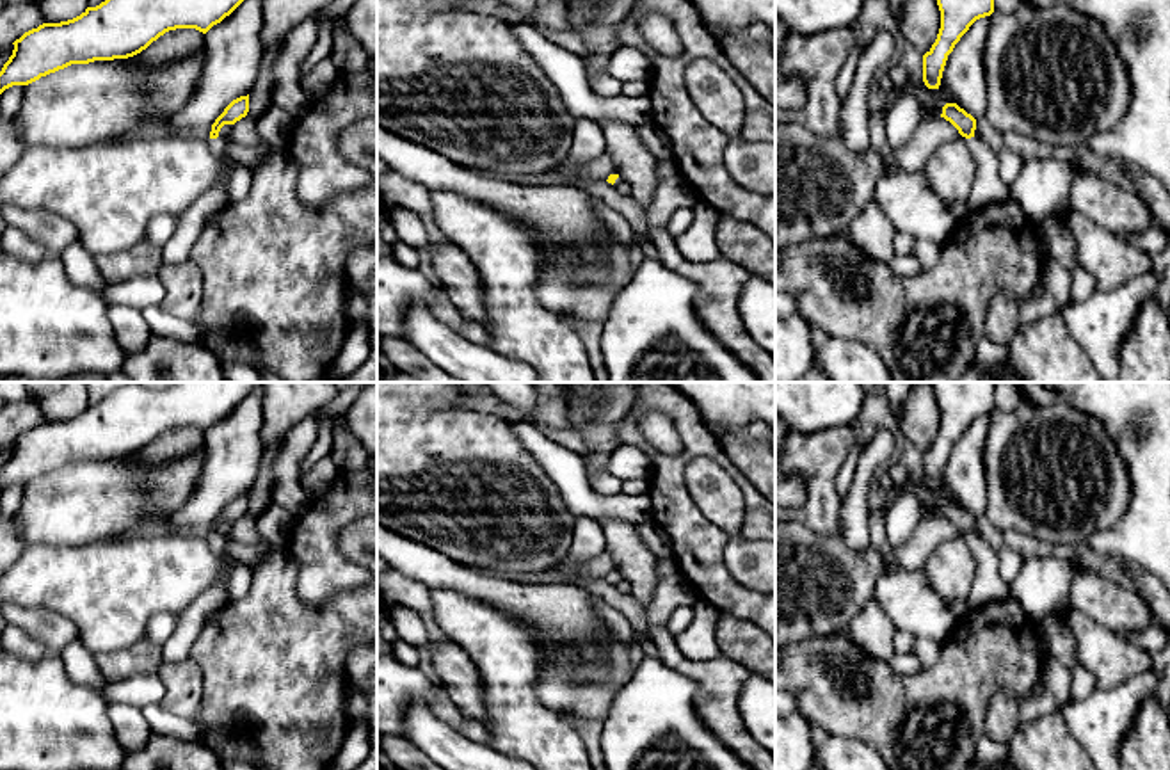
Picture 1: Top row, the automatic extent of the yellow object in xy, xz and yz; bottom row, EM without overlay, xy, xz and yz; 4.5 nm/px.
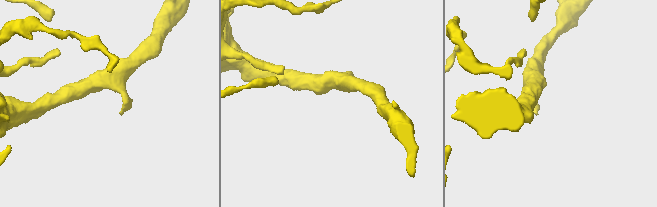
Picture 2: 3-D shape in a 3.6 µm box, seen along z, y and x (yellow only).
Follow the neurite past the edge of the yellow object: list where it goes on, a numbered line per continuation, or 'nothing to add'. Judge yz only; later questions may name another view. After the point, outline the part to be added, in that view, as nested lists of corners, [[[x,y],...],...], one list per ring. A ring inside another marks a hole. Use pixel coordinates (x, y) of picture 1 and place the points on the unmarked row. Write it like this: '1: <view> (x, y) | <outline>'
1: yz (987, 587) | [[[978,535],[967,537],[967,544],[976,562],[974,580],[966,599],[967,615],[973,615],[982,606],[1006,599],[1008,585],[999,576],[998,551]]]

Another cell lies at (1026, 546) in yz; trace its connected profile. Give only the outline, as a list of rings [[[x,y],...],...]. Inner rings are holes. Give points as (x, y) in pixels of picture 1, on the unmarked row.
[[[1005,532],[1003,541],[1005,548],[1017,551],[1024,560],[1031,557],[1056,557],[1078,565],[1078,557],[1070,544],[1053,546],[1019,532]]]

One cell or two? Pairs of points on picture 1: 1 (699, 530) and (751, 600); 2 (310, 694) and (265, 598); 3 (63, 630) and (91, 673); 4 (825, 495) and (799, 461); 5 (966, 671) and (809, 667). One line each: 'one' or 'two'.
1: one
2: one
3: two
4: one
5: one

